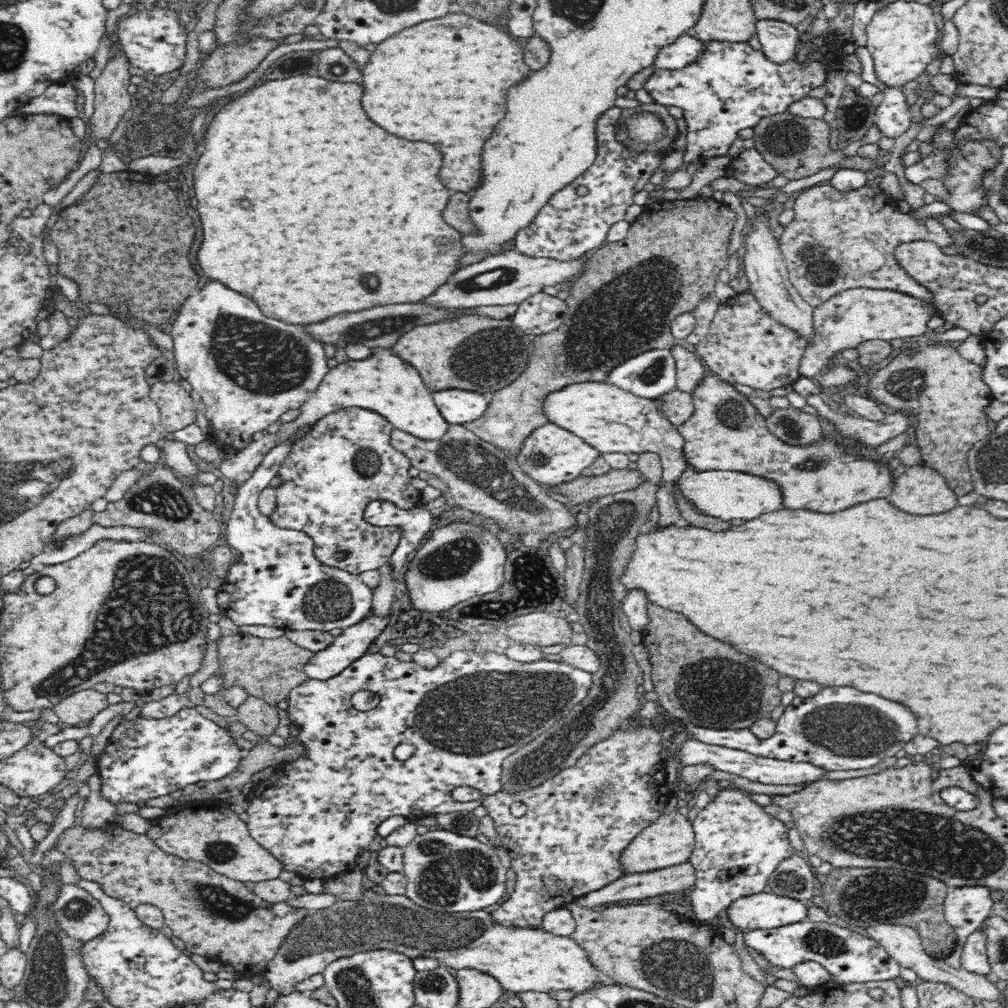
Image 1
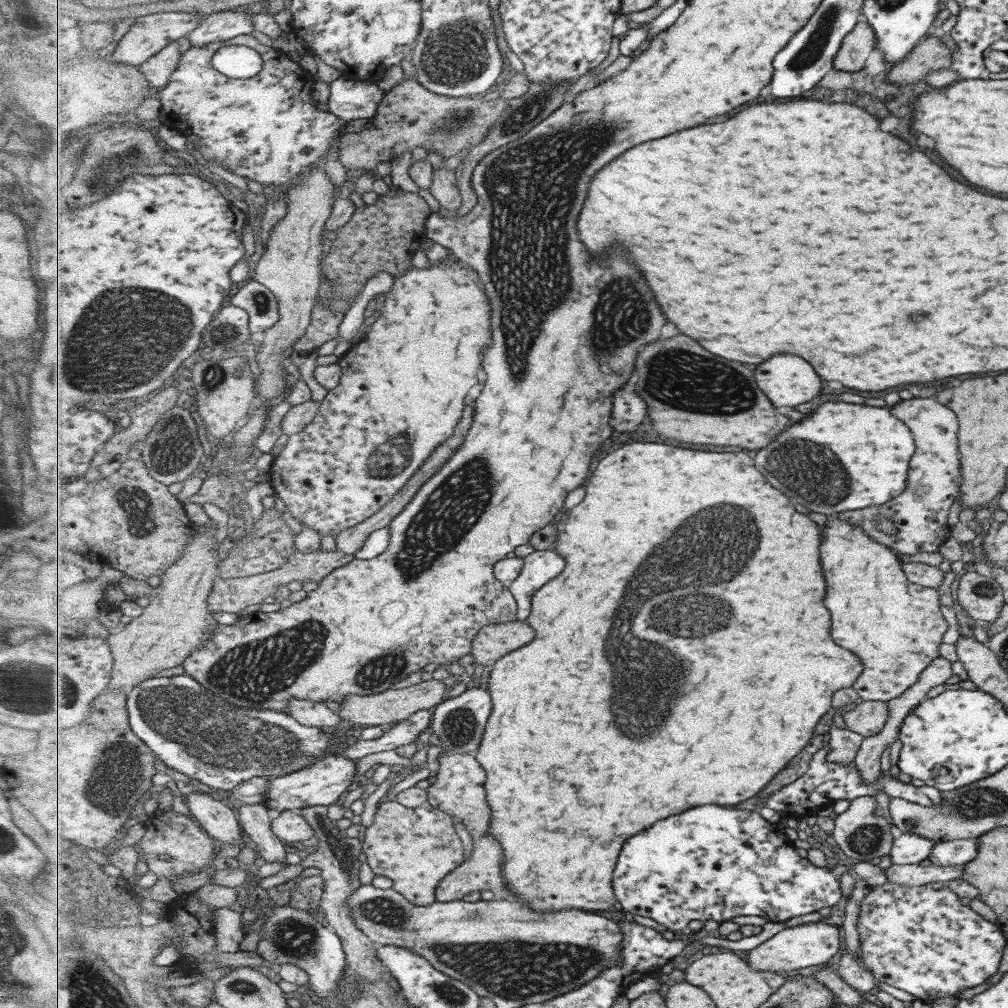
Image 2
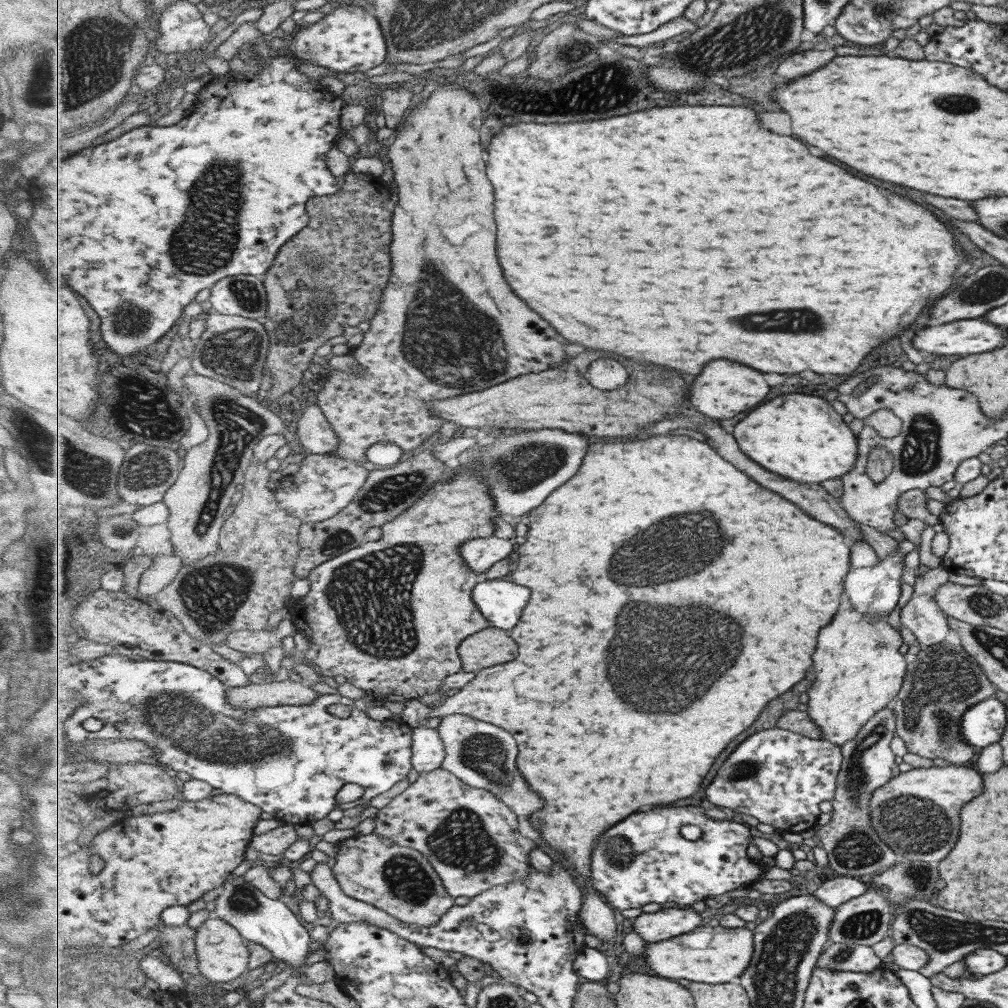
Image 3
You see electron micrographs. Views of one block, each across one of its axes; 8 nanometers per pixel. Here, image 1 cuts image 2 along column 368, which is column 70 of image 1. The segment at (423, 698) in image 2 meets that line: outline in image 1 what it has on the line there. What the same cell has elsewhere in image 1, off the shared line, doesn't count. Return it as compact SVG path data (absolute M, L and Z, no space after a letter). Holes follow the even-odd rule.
M86 689L67 696L52 709L59 720L70 726L76 726L80 722L90 721L108 706L110 702L106 694L94 689Z

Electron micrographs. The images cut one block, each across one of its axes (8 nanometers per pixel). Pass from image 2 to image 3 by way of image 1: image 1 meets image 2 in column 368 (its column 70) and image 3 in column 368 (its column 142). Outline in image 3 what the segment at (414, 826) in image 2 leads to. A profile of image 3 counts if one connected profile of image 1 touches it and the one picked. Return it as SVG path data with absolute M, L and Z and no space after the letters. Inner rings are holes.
M372 832L338 844L333 876L351 898L372 904L404 923L434 927L455 906L442 878L430 860L418 850L399 846L388 836Z

